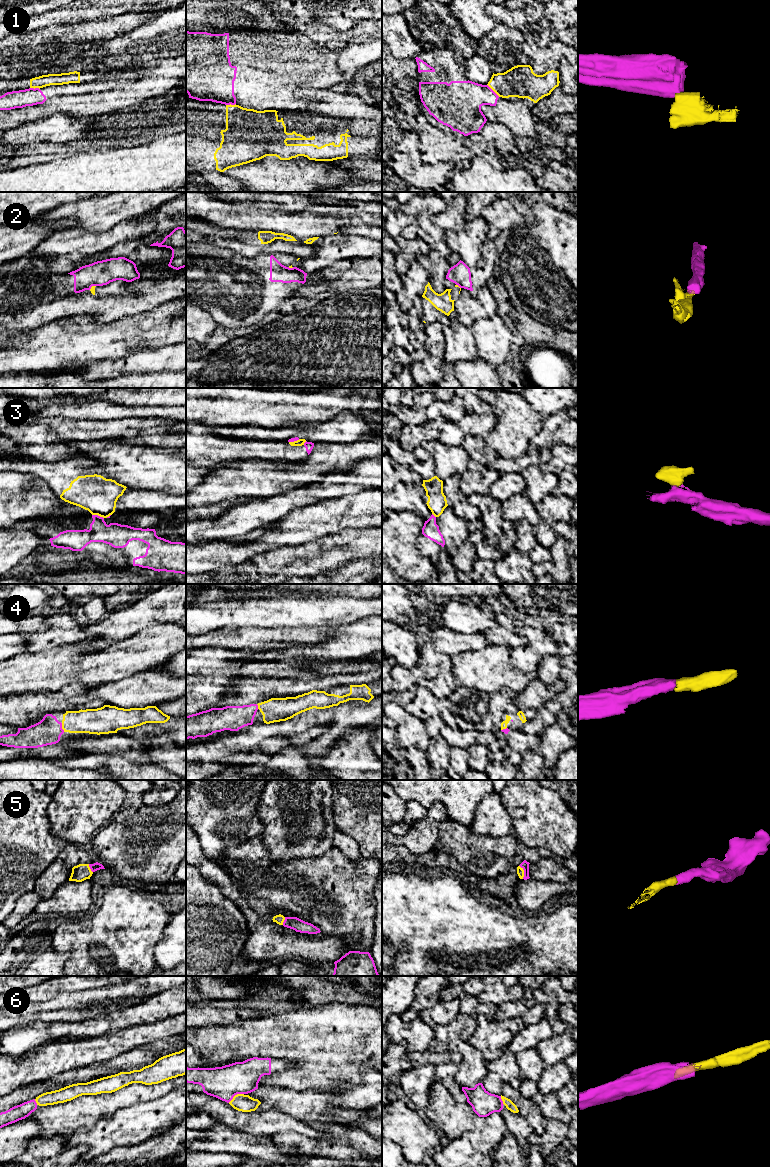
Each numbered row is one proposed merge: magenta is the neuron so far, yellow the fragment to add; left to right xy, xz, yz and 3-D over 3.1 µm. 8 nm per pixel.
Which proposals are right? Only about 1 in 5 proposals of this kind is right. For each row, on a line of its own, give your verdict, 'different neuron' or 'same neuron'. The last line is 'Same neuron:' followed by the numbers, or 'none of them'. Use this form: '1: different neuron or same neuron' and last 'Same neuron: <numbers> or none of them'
1: different neuron
2: different neuron
3: different neuron
4: same neuron
5: same neuron
6: same neuron
Same neuron: 4, 5, 6

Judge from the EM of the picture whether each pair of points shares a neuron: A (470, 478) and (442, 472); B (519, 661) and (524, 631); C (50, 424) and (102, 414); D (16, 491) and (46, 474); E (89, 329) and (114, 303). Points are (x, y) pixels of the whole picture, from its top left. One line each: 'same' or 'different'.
A: different
B: same
C: different
D: different
E: different

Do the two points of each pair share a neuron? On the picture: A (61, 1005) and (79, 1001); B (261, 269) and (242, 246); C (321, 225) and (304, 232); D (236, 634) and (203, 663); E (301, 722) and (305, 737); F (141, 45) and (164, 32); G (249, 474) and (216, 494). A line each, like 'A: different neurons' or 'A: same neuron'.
A: same neuron
B: different neurons
C: same neuron
D: different neurons
E: different neurons
F: same neuron
G: same neuron

